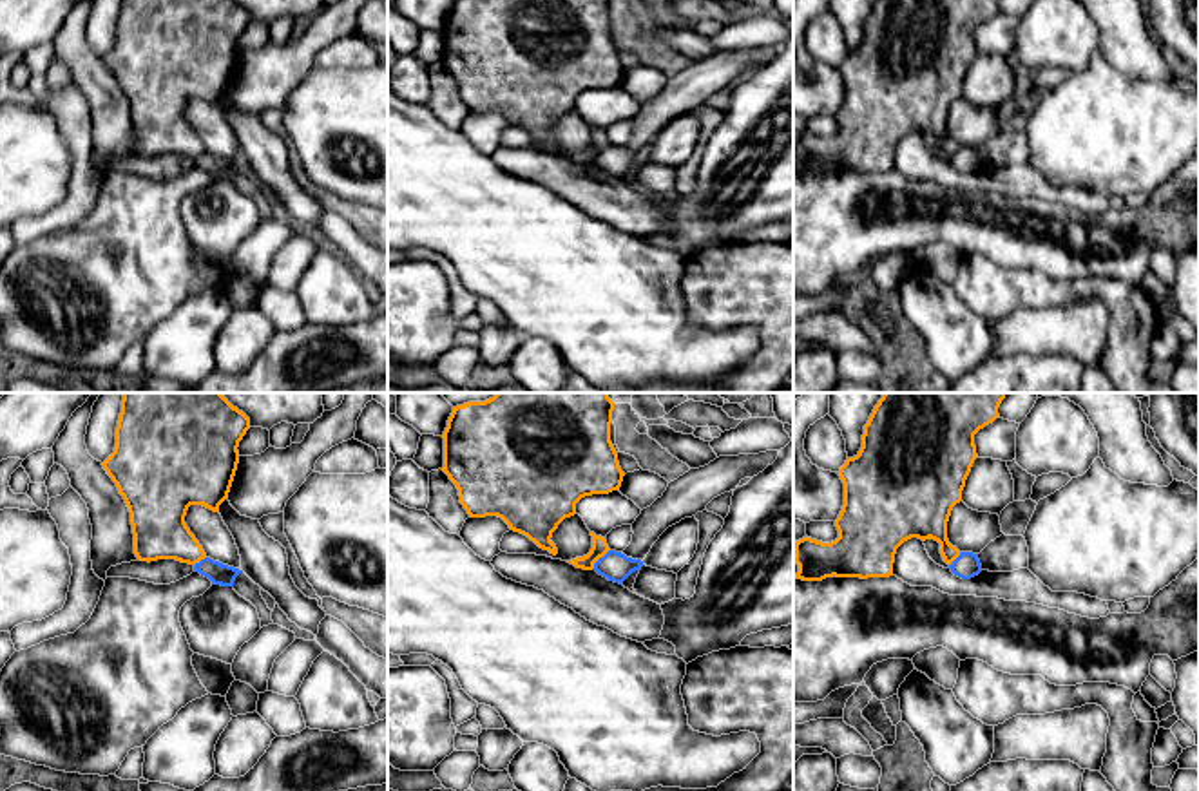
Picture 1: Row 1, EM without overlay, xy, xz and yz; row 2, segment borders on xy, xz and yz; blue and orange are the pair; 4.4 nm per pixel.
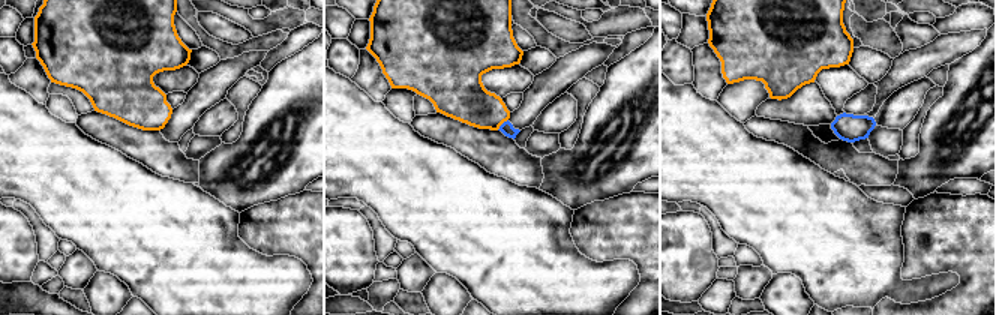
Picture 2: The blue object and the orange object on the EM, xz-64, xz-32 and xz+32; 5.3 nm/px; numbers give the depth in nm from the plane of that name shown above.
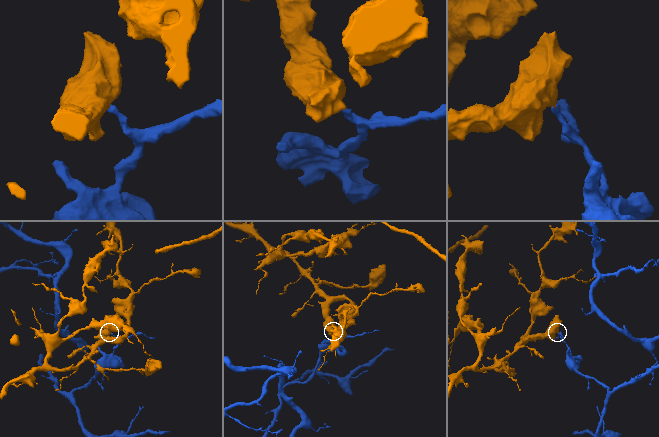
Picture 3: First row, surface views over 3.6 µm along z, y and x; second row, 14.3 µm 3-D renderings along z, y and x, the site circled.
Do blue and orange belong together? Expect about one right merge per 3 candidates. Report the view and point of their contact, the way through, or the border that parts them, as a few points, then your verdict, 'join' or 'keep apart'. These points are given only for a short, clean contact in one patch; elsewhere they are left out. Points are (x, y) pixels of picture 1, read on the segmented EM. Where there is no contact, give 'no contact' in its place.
contact xz (598, 560); border xz (609, 549), (591, 569); keep apart

